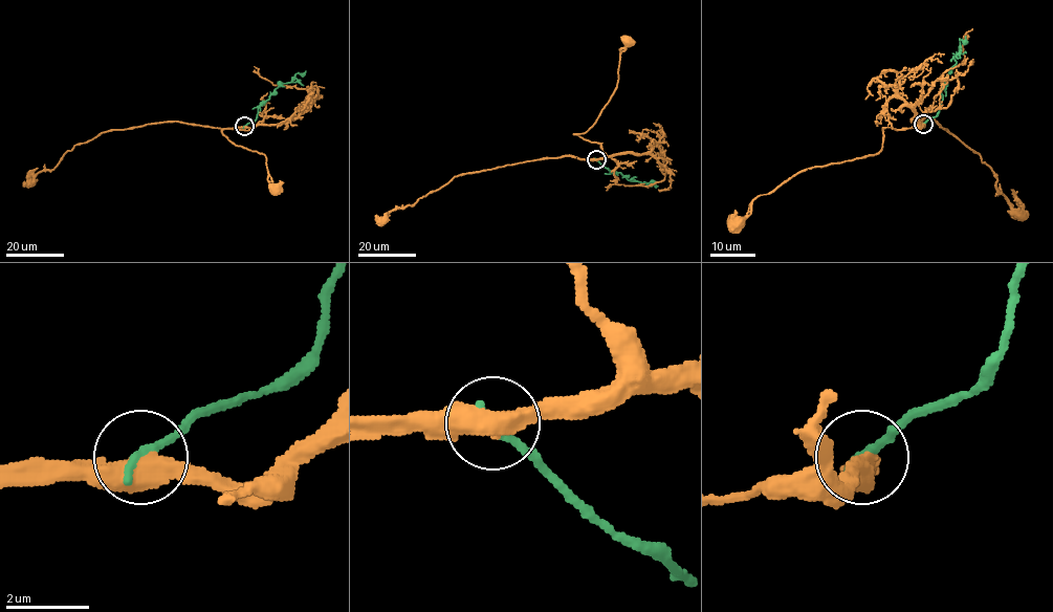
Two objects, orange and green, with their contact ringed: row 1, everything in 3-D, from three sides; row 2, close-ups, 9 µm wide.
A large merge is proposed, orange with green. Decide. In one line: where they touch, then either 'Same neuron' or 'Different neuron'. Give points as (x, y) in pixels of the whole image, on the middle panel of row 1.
Place: (596, 159). Different neuron

